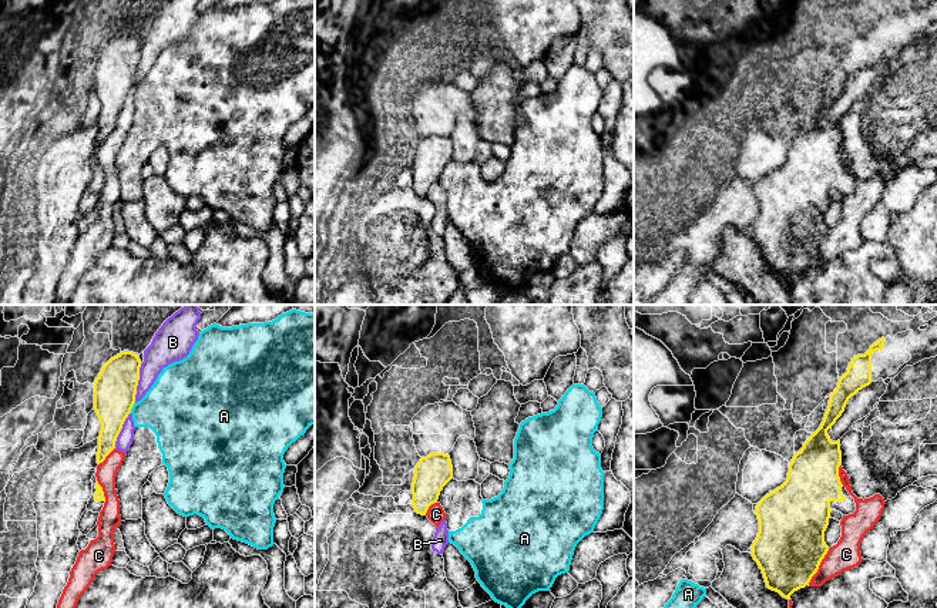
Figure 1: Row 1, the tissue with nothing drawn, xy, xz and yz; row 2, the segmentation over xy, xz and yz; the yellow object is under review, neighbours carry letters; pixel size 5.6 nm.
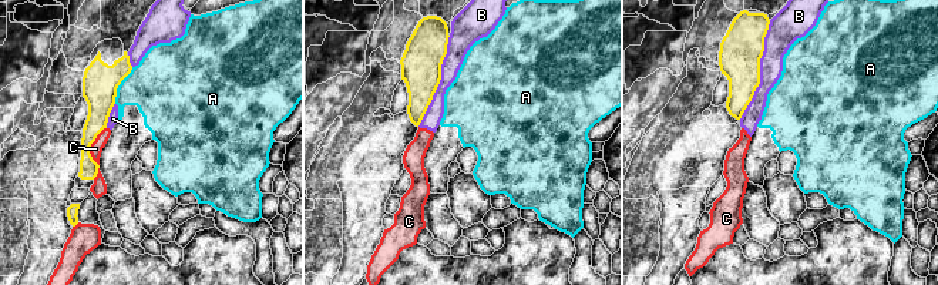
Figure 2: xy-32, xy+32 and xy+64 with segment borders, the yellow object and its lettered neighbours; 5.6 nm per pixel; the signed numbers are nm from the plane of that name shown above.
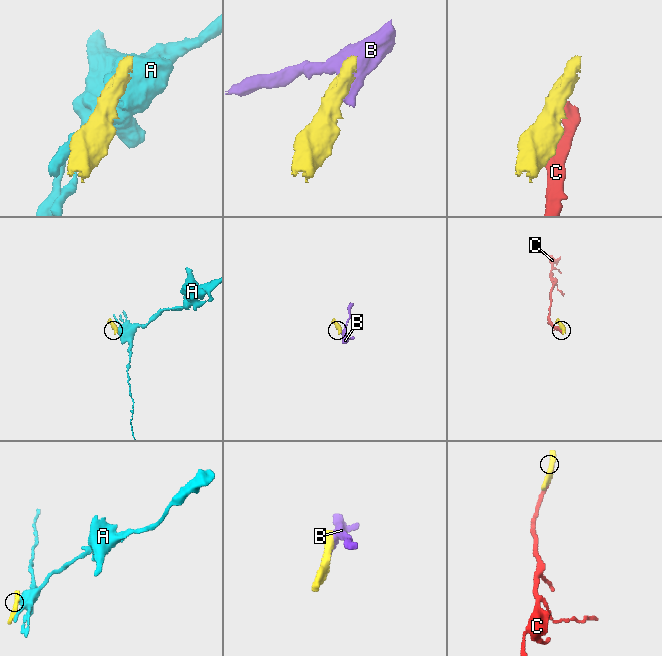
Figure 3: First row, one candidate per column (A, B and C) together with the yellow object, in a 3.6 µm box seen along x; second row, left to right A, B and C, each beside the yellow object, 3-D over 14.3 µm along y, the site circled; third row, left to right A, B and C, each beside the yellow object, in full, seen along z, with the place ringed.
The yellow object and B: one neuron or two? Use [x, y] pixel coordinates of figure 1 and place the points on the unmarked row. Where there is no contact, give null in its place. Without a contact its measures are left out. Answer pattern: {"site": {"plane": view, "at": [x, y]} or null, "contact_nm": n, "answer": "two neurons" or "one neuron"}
{"site": {"plane": "xy", "at": [137, 64]}, "contact_nm": 220, "answer": "two neurons"}

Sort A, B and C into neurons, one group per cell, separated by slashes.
A / B C

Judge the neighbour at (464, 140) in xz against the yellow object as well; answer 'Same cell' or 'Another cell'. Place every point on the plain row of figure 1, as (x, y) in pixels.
Another cell

